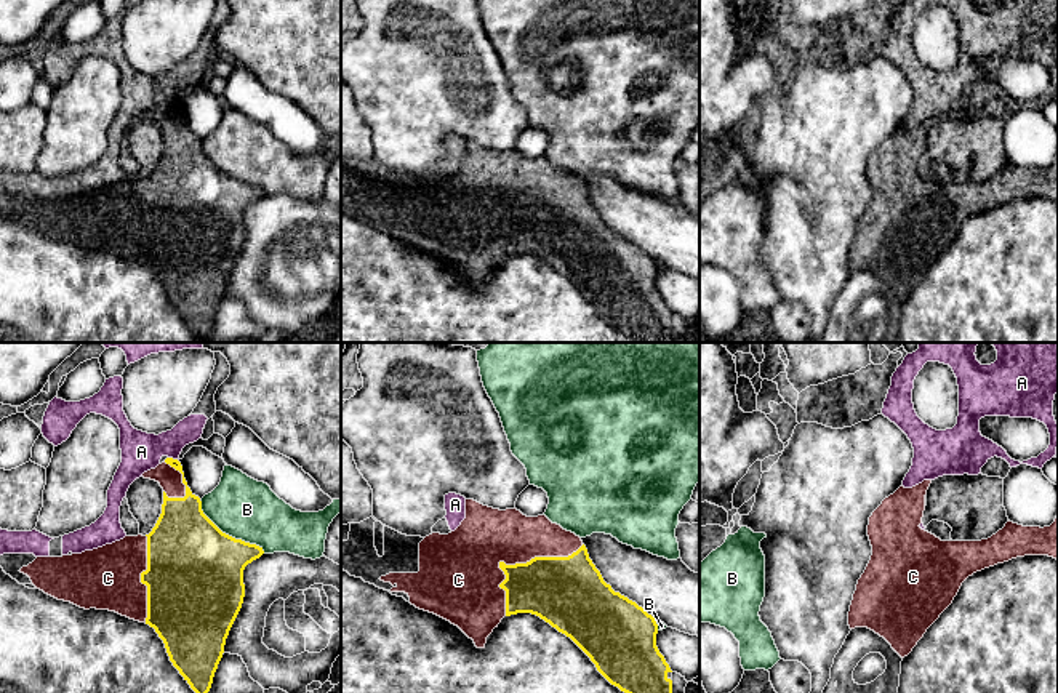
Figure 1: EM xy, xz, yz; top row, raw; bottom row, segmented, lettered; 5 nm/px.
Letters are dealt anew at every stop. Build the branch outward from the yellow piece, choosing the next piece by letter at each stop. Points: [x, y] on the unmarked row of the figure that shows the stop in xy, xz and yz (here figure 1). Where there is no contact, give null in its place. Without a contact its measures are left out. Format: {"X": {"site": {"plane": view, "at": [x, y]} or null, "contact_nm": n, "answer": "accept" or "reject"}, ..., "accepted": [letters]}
{"A": {"site": {"plane": "xy", "at": [172, 100]}, "contact_nm": 60, "answer": "reject"}, "B": {"site": {"plane": "xy", "at": [228, 176]}, "contact_nm": 420, "answer": "reject"}, "C": {"site": {"plane": "xz", "at": [516, 205]}, "contact_nm": 550, "answer": "accept"}, "accepted": ["C"]}

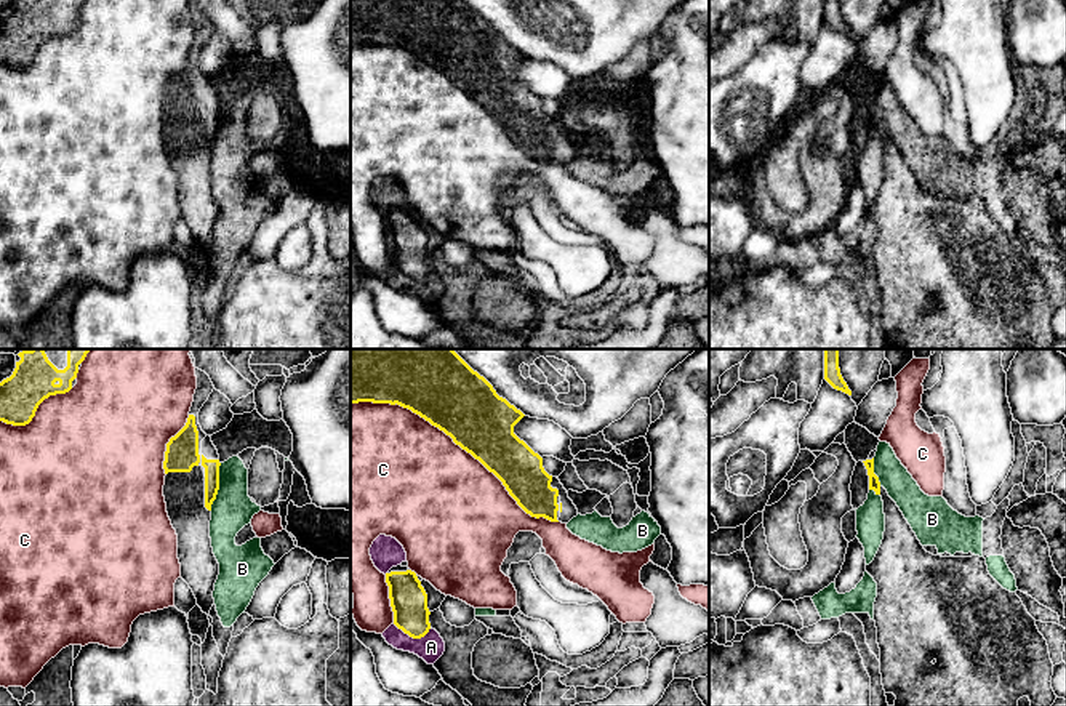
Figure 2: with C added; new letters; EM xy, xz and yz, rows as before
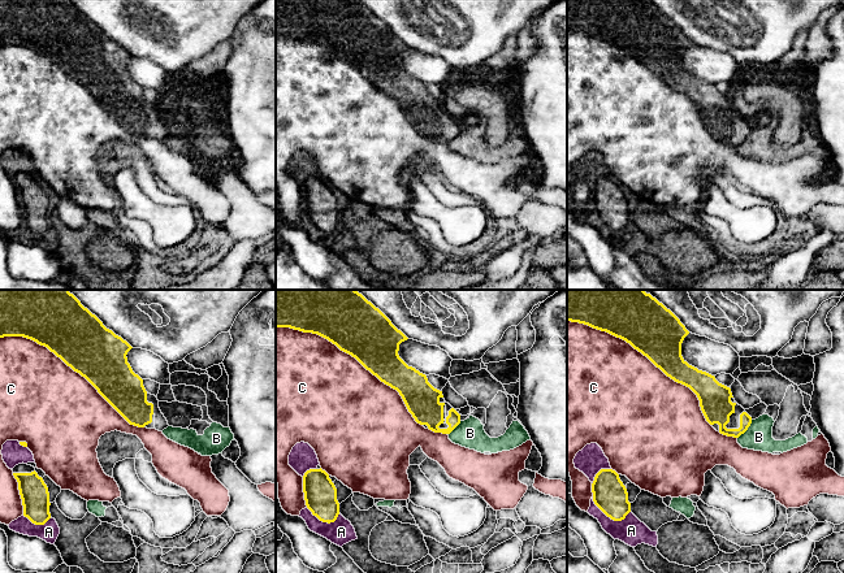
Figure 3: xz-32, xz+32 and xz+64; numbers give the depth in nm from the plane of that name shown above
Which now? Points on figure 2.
{"A": {"site": {"plane": "xz", "at": [413, 279]}, "contact_nm": 190, "answer": "reject"}, "B": {"site": {"plane": "xy", "at": [218, 128]}, "contact_nm": 240, "answer": "reject"}, "C": {"site": {"plane": "xz", "at": [456, 85]}, "contact_nm": 1200, "answer": "reject"}, "accepted": []}

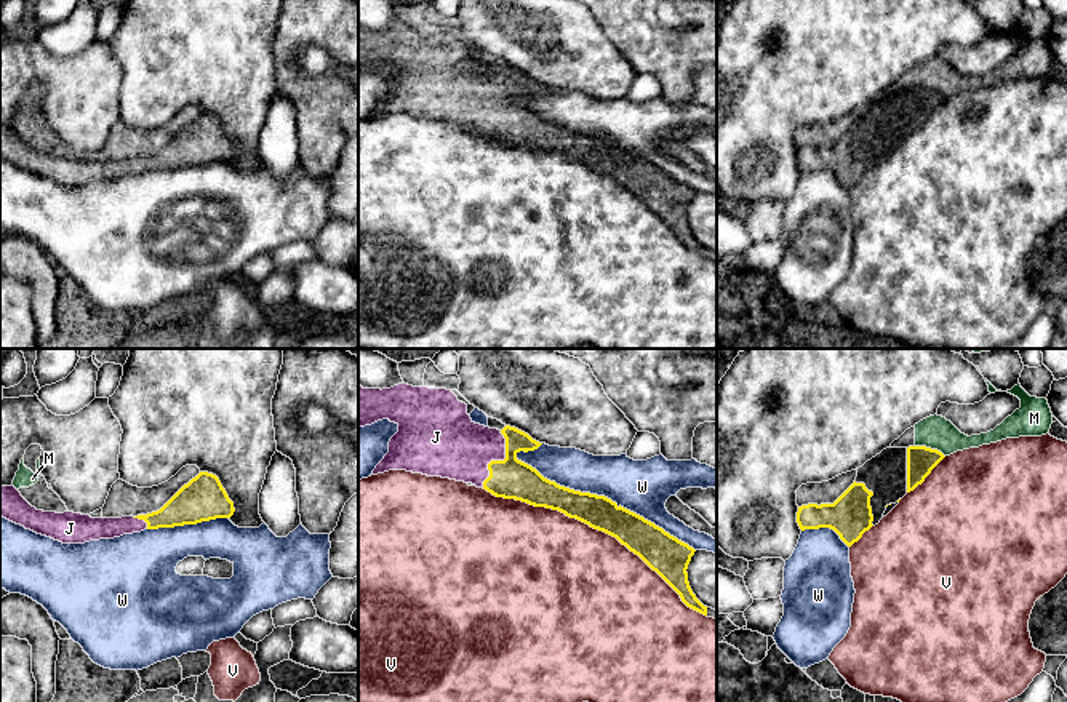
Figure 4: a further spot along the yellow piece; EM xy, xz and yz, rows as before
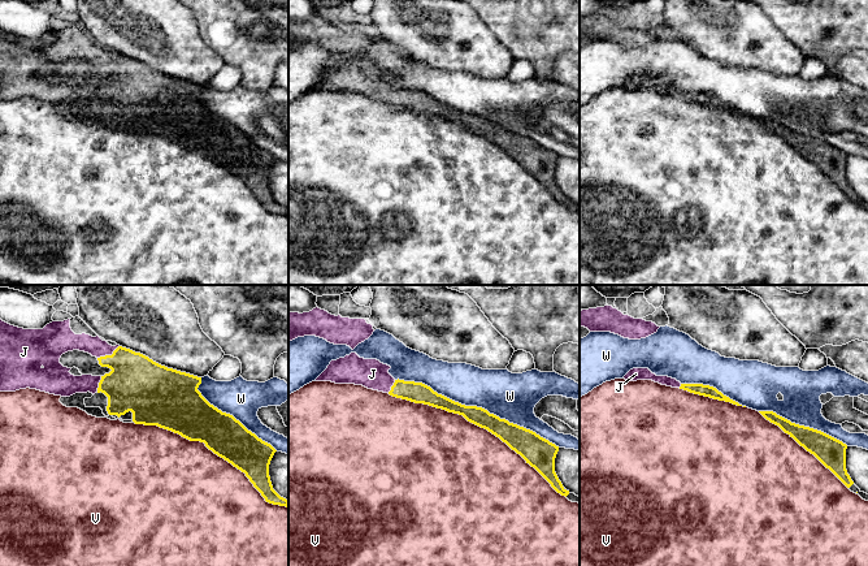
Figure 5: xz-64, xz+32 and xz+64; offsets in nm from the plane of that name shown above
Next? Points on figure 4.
{"J": {"site": {"plane": "xz", "at": [498, 103]}, "contact_nm": 300, "answer": "accept"}, "M": {"site": {"plane": "yz", "at": [930, 90]}, "contact_nm": 160, "answer": "reject"}, "V": {"site": {"plane": "xz", "at": [595, 170]}, "contact_nm": 1300, "answer": "reject"}, "W": {"site": {"plane": "xz", "at": [603, 138]}, "contact_nm": 1050, "answer": "reject"}, "accepted": ["J"]}

